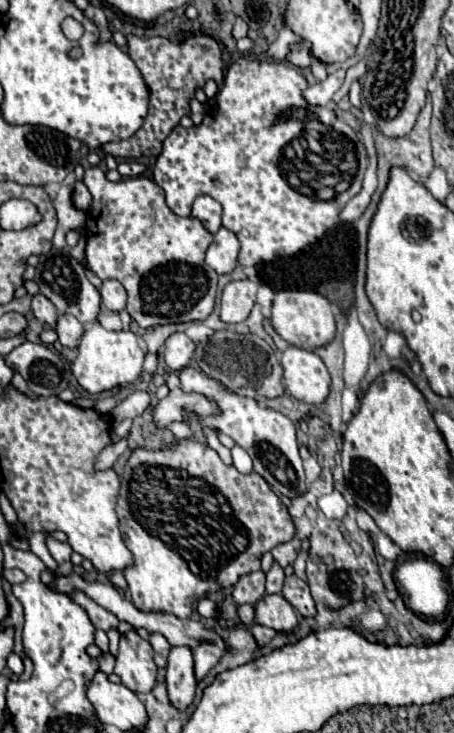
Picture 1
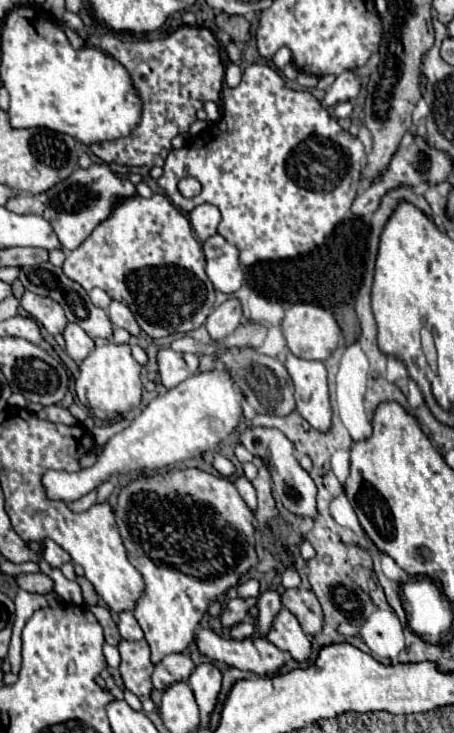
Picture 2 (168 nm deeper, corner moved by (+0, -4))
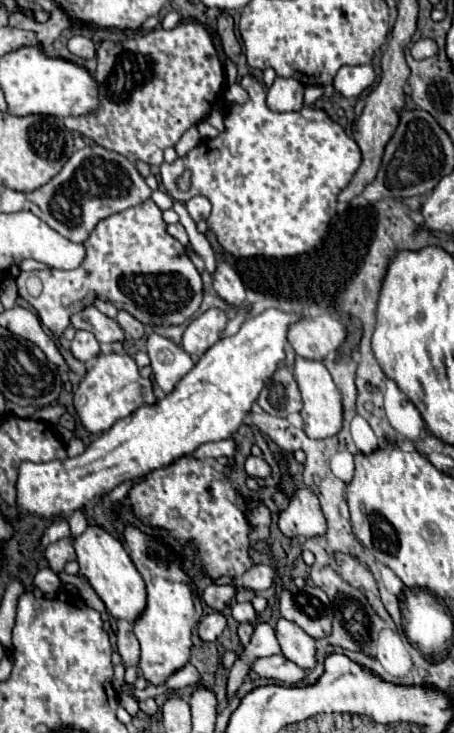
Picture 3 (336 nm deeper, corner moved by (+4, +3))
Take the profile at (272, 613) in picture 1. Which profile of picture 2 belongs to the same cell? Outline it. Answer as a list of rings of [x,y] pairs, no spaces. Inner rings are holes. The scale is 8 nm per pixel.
[[[286,608],[280,610],[280,614],[276,616],[276,624],[272,626],[272,632],[268,634],[268,640],[278,646],[284,652],[290,652],[290,656],[296,662],[308,662],[310,658],[310,640],[304,634],[304,630],[300,628],[296,616],[292,612],[288,612]]]

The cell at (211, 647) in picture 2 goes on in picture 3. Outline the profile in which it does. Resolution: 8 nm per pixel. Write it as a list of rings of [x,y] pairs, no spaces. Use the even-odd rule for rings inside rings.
[[[284,655],[260,657],[260,659],[254,661],[252,671],[256,671],[260,677],[284,681],[288,685],[296,685],[304,677],[304,671],[296,663],[288,661]]]

